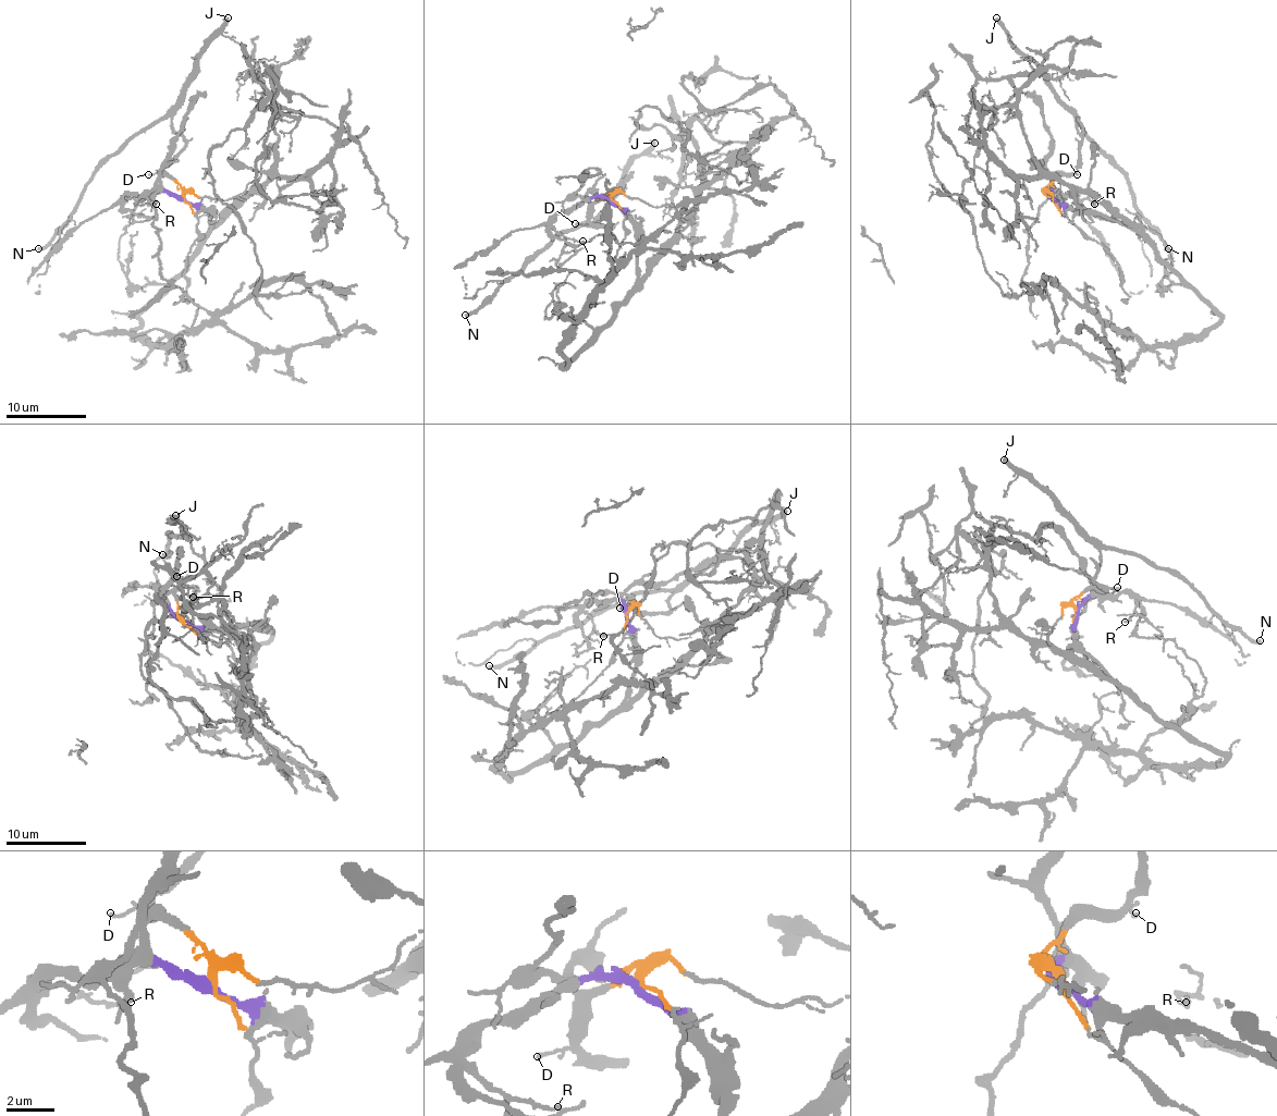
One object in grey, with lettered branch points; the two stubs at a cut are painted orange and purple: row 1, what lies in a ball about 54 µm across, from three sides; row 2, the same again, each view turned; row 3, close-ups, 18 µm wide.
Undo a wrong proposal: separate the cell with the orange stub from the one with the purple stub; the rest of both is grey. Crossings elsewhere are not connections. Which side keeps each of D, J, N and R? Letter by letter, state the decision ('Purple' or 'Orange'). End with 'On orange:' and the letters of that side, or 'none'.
D: Orange
J: Orange
N: Orange
R: Purple
On orange: D, J, N

